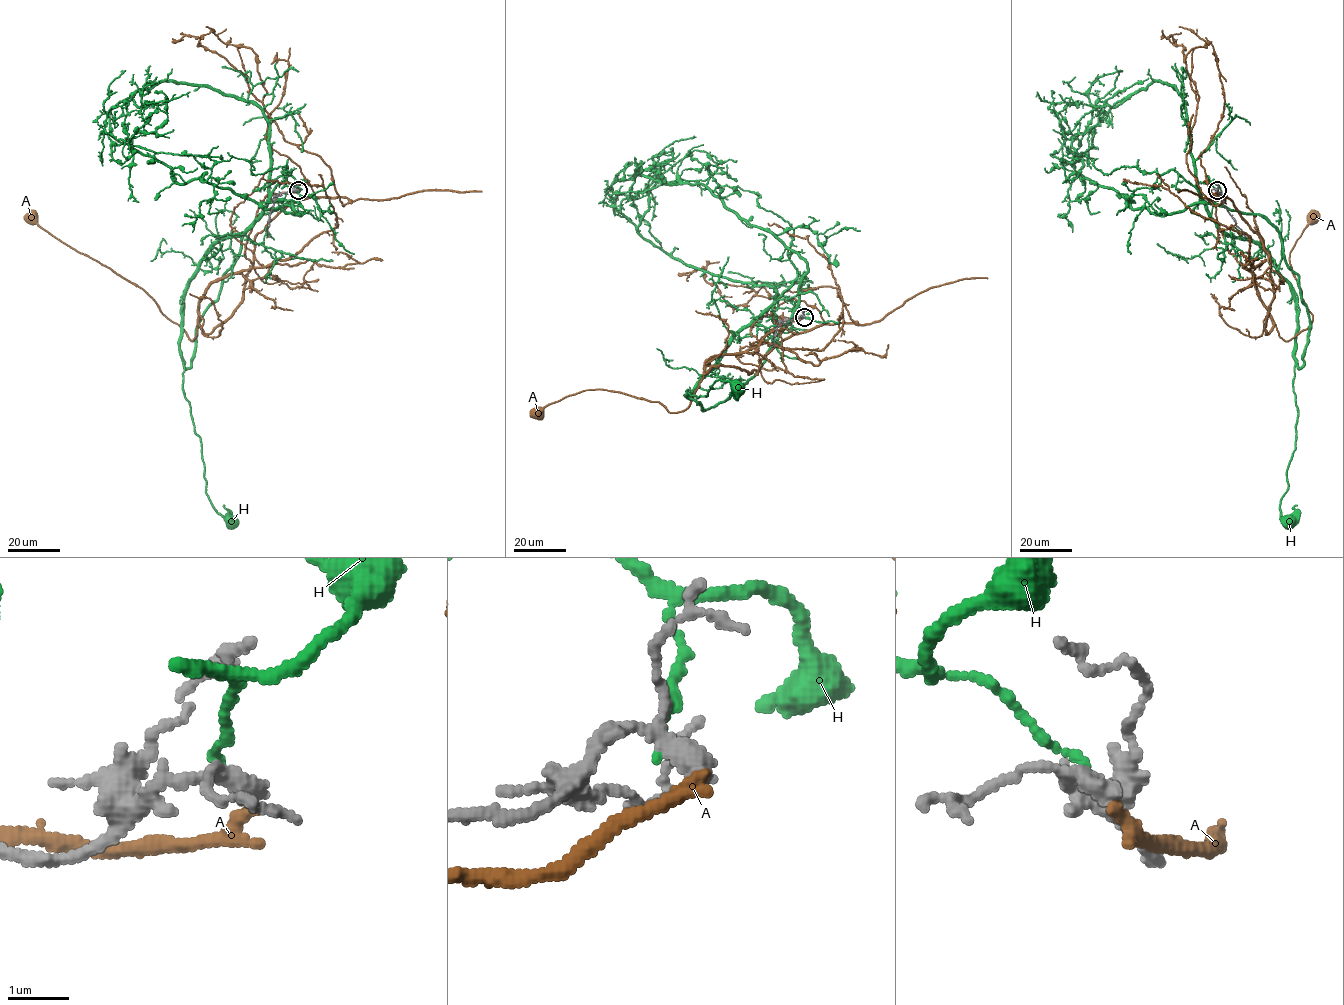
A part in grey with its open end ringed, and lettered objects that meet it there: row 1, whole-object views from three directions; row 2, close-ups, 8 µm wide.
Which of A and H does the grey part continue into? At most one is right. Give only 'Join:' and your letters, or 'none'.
Join: none

